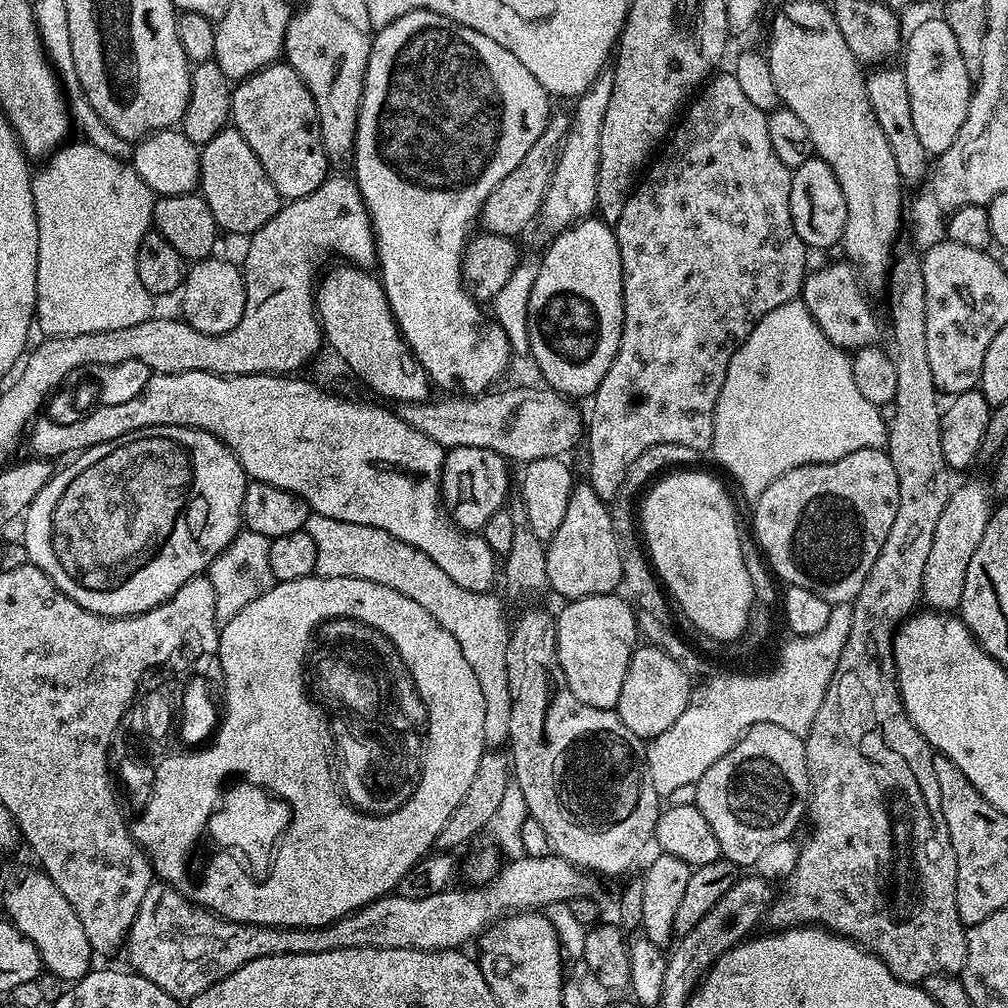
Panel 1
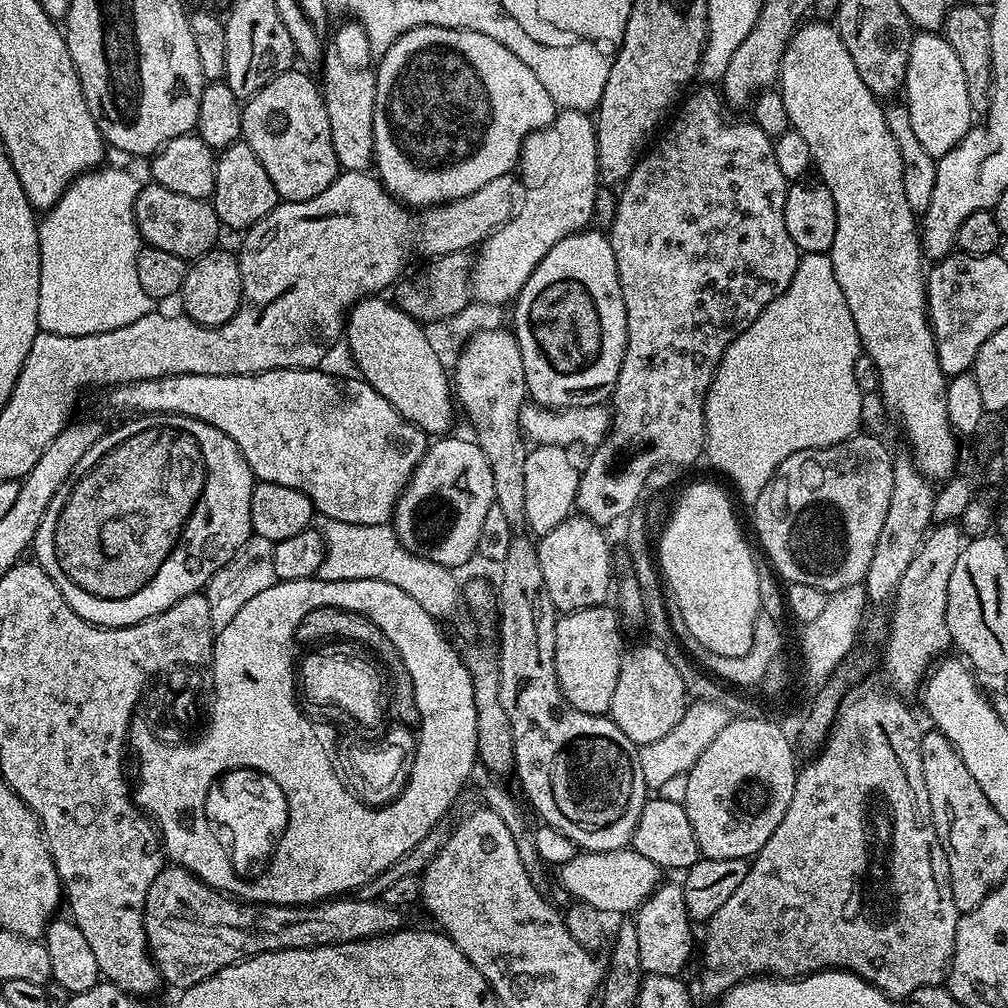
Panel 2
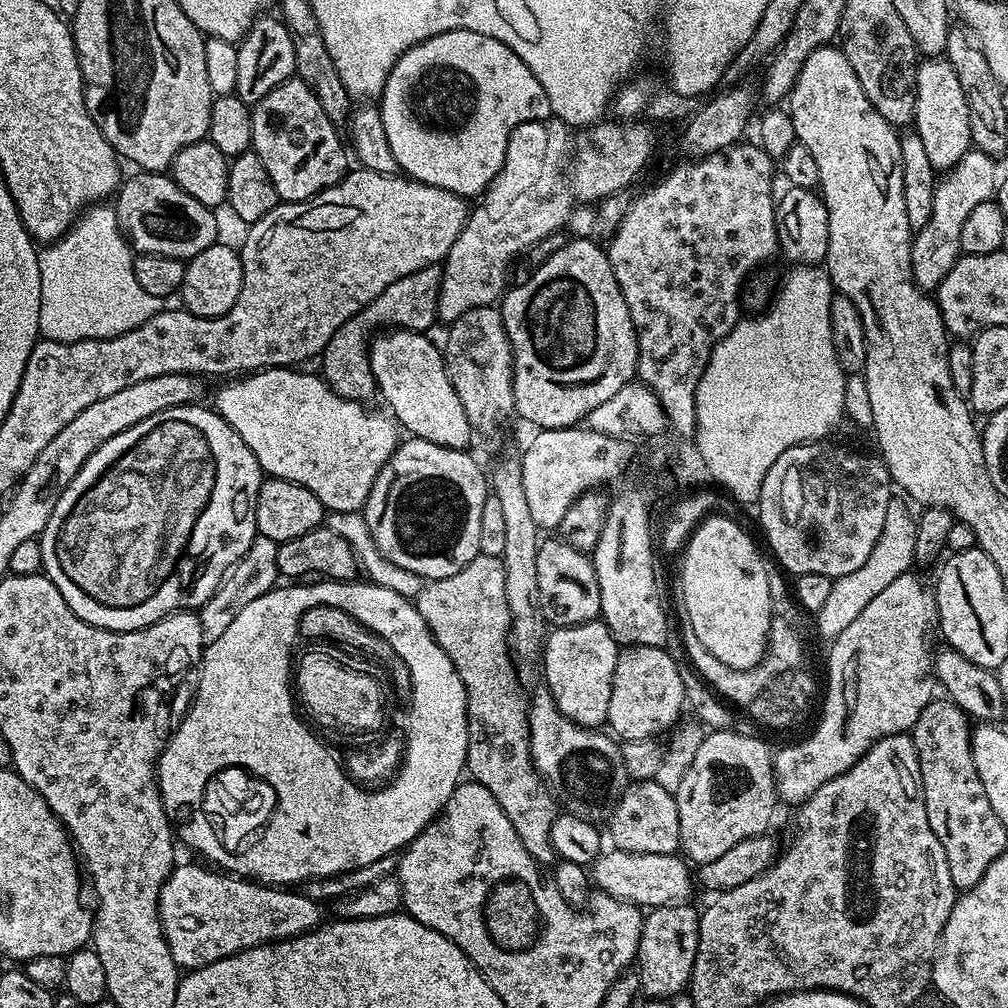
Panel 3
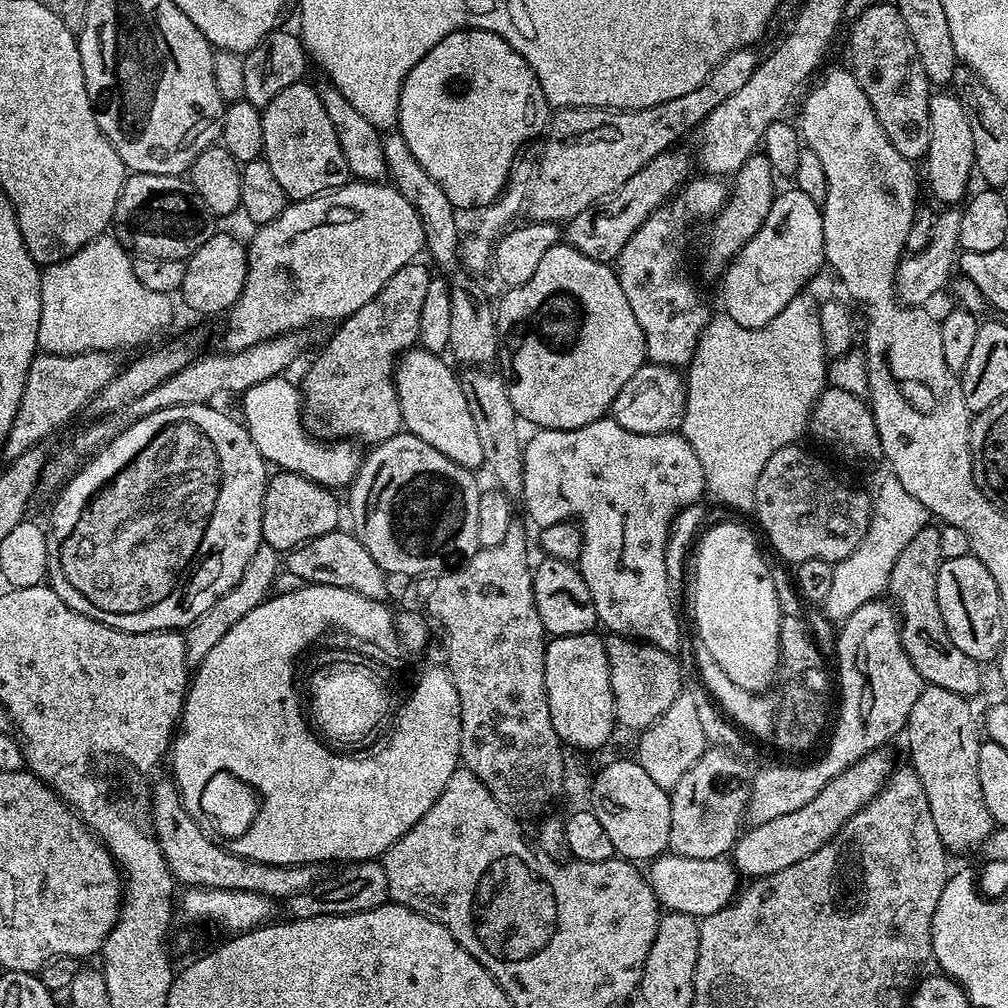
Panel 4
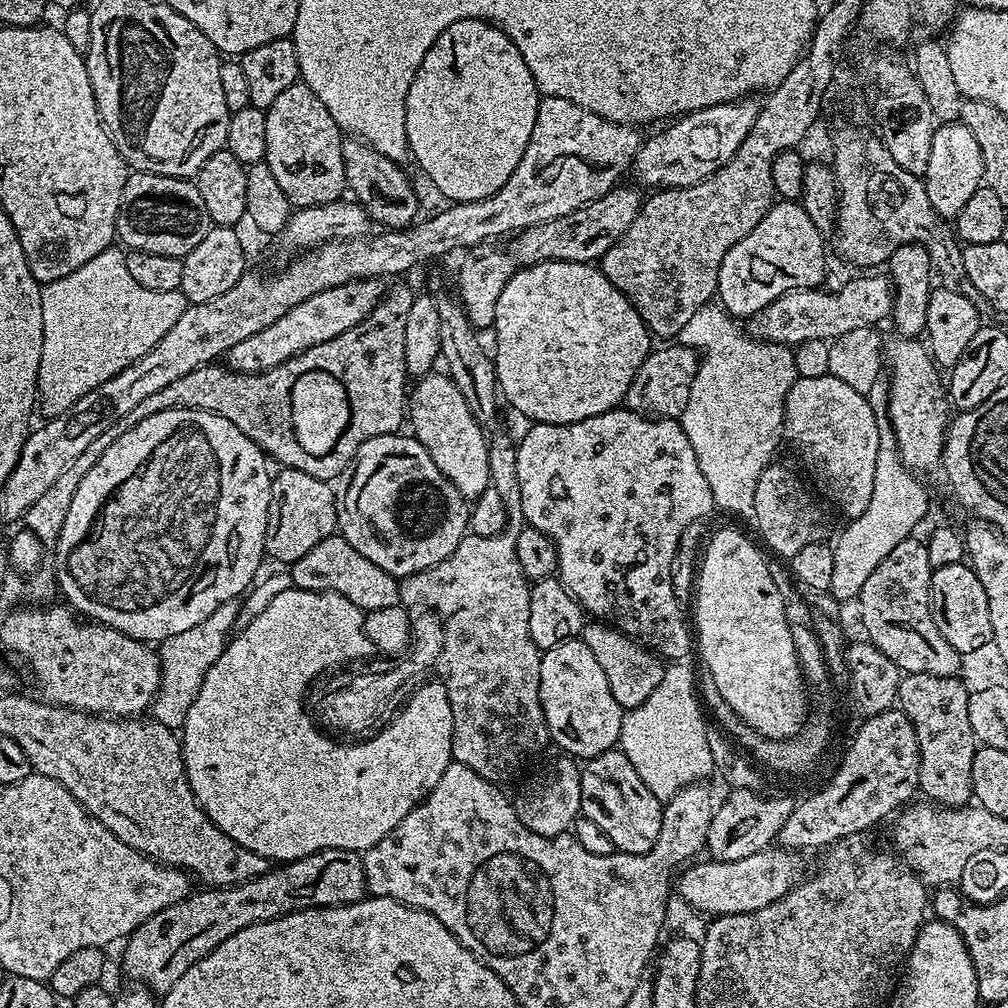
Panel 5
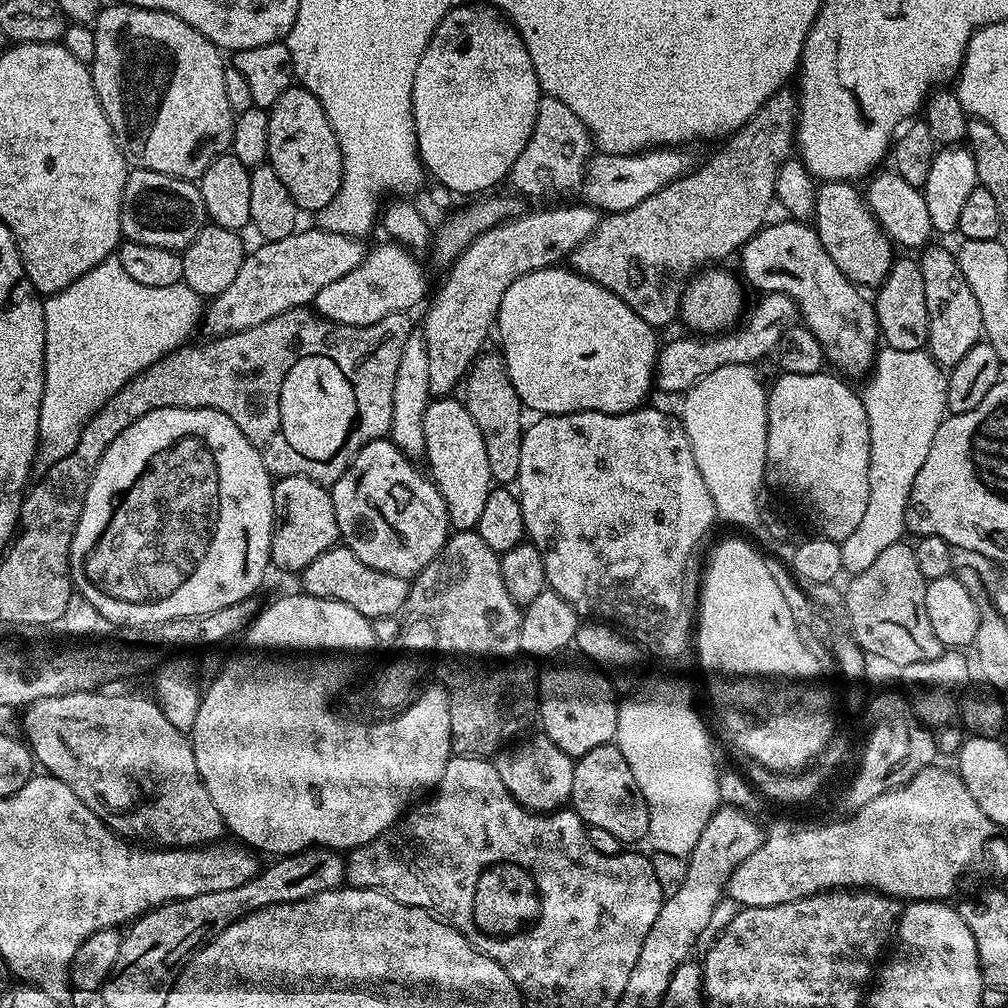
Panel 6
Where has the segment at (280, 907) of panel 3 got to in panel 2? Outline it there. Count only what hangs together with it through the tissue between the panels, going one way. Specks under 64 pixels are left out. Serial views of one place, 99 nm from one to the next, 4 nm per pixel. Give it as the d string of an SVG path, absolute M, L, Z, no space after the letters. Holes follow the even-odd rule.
M165 866L158 874L158 878L154 878L146 894L144 929L148 952L160 971L161 981L165 985L173 984L176 990L183 990L218 974L218 970L226 966L238 964L247 957L257 956L263 952L317 948L385 936L388 932L397 931L401 927L400 916L401 909L380 900L333 898L322 900L319 904L254 904L230 896L227 892L219 892L200 880L196 873L185 868Z

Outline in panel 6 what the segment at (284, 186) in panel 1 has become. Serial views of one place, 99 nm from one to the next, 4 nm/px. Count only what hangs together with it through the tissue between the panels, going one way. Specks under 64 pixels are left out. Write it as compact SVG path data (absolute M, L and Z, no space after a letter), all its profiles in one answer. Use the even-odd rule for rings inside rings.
M293 86L286 90L286 94L282 94L282 98L278 98L278 102L274 102L272 108L267 109L267 113L270 122L267 163L272 165L278 178L282 178L286 190L290 190L290 198L294 198L301 213L315 214L322 211L326 206L330 206L334 194L338 194L338 186L344 173L344 155L338 138L326 118L326 110L322 110L322 102L318 102L318 98L310 94L310 90Z

